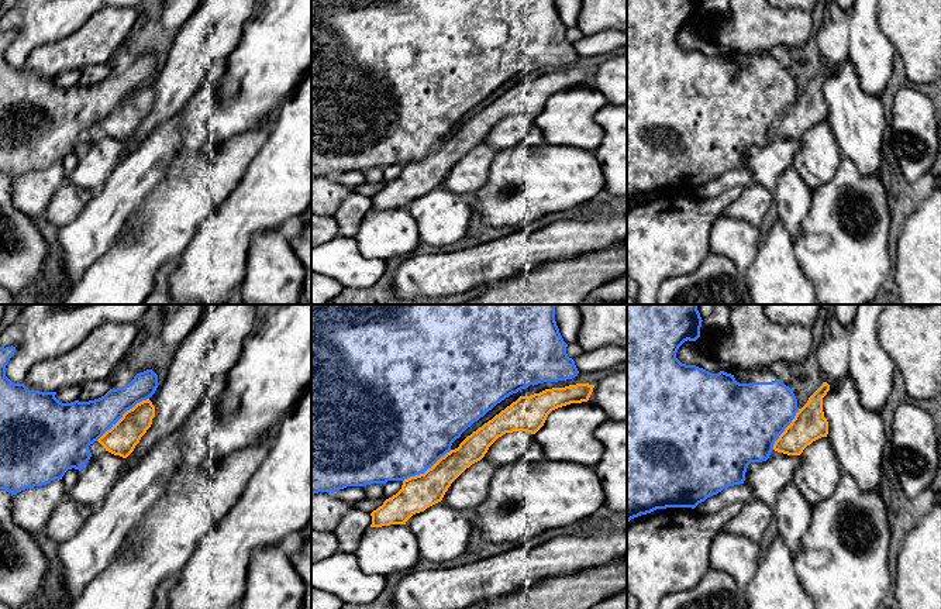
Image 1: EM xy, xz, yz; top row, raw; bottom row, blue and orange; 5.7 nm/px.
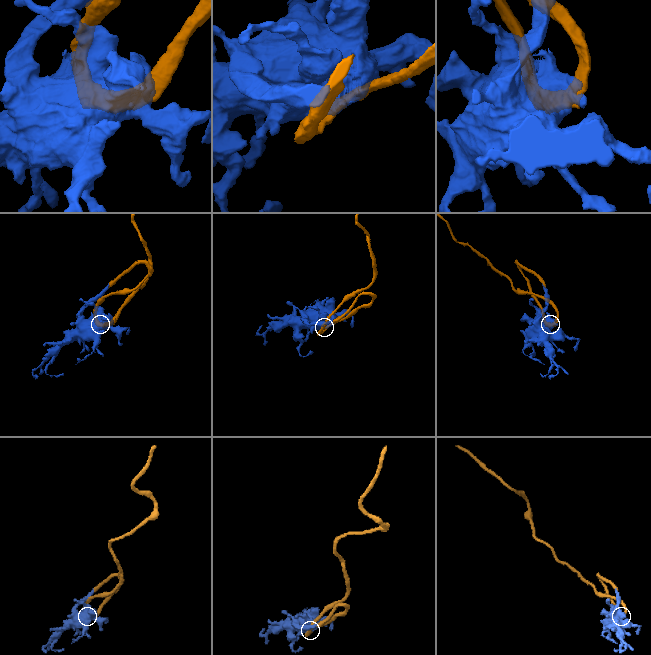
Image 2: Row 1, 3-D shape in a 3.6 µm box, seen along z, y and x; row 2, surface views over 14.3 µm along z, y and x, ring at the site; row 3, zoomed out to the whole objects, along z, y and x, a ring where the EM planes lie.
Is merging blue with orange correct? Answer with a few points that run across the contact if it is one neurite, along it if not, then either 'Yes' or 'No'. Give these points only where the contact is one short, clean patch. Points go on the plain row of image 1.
Yes

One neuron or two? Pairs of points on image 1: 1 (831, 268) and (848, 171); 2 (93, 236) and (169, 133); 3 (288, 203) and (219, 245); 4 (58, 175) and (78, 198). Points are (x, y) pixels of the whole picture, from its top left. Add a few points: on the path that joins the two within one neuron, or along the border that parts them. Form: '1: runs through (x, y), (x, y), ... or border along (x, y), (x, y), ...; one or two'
1: runs through (829, 244), (829, 212), (834, 195); one
2: runs through (107, 210), (152, 158); one
3: runs through (271, 203), (261, 203), (235, 229); one
4: border along (64, 179), (45, 207); two

